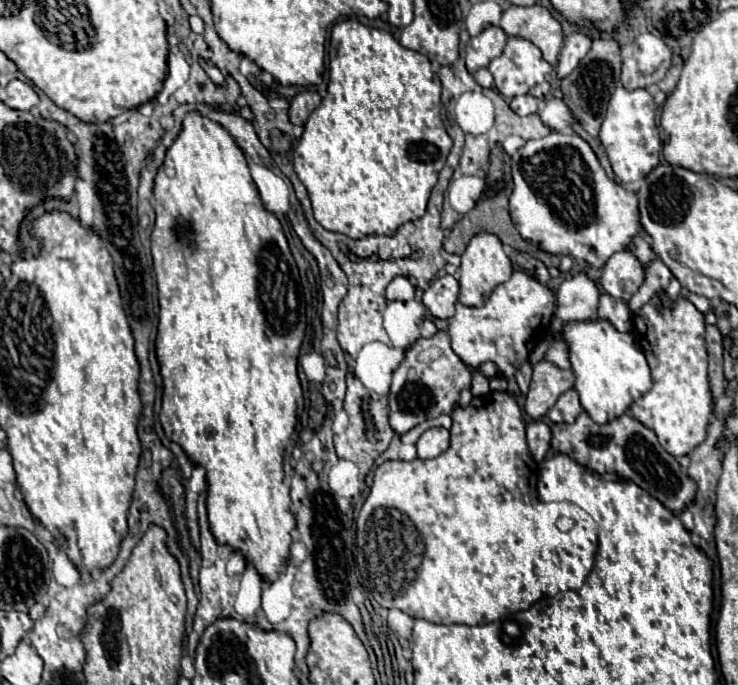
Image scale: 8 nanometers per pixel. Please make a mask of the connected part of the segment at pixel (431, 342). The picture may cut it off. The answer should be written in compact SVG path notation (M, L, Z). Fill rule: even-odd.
M438 331L430 339L418 339L408 349L404 361L394 371L392 389L390 389L390 425L398 435L408 433L418 423L434 419L442 413L450 413L458 403L460 391L470 387L470 369L466 363L452 351L450 337L444 331Z

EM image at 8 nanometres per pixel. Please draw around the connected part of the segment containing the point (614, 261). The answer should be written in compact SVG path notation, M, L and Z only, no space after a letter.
M632 251L614 253L602 269L600 285L618 299L630 299L644 281L644 269Z

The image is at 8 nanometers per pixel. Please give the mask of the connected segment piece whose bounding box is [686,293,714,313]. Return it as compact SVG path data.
M686 293L686 299L690 299L696 305L696 309L702 311L702 313L708 313L710 309L714 309L714 305L708 297L702 297L702 295L696 295L696 293Z

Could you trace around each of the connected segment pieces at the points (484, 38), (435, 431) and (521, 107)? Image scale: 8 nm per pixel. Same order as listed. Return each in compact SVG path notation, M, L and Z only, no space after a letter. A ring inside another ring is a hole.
M486 27L480 35L470 37L466 45L466 67L474 73L480 67L488 67L488 63L498 57L506 45L508 35L500 27Z
M432 427L424 431L416 443L416 451L420 459L434 459L442 451L446 451L450 445L450 435L448 429L444 427Z
M522 95L522 97L514 97L510 101L510 107L514 113L518 115L532 115L538 111L538 99L532 95Z

